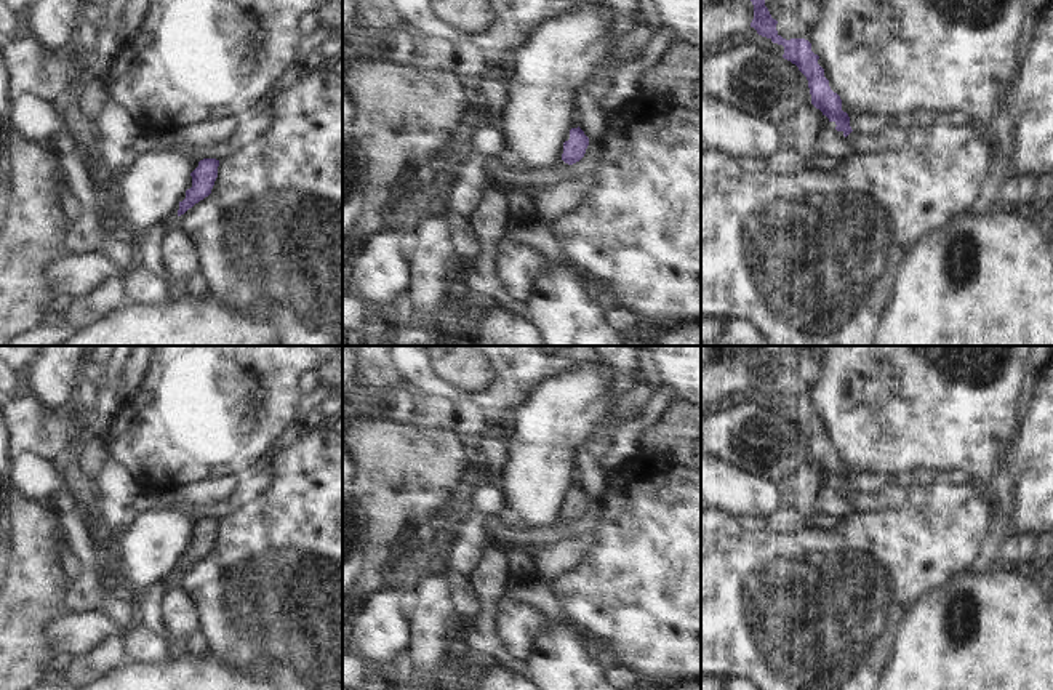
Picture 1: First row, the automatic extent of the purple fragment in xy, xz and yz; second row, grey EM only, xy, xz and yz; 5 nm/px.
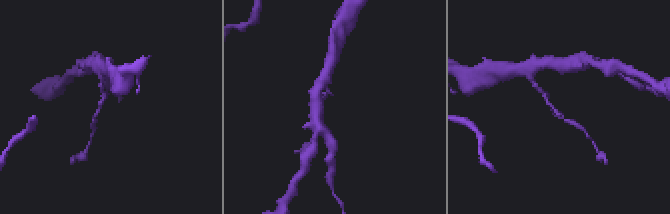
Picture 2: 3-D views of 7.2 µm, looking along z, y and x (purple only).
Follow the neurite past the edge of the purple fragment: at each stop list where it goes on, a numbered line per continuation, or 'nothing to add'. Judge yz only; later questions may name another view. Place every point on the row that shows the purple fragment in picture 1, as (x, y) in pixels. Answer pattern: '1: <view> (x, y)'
nothing to add

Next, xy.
nothing to add

